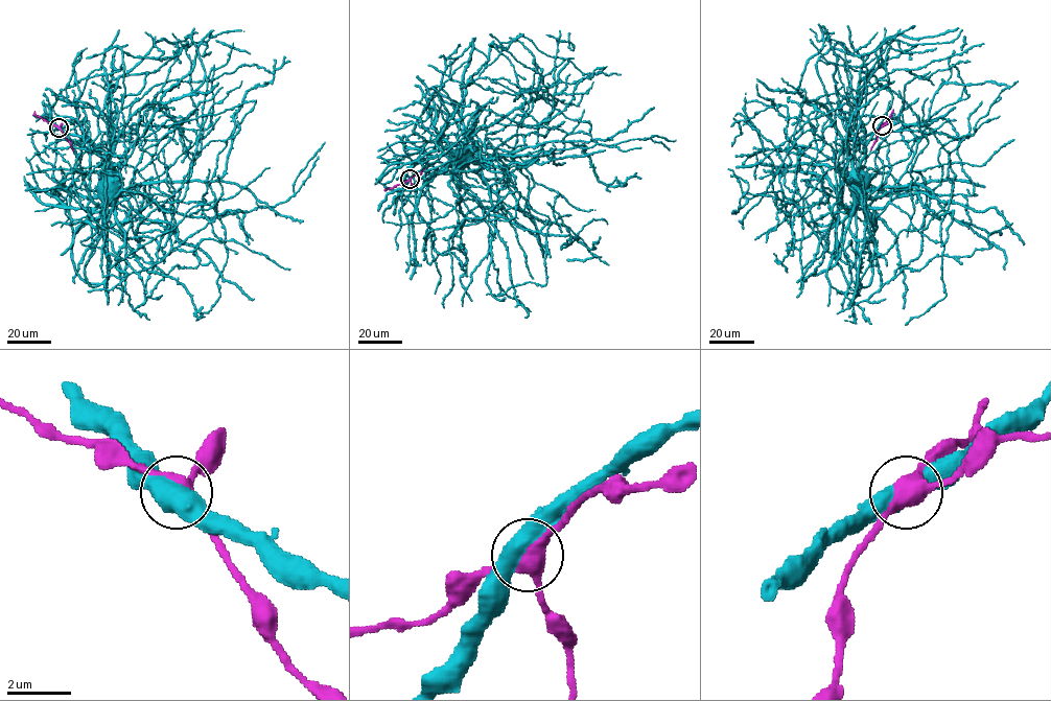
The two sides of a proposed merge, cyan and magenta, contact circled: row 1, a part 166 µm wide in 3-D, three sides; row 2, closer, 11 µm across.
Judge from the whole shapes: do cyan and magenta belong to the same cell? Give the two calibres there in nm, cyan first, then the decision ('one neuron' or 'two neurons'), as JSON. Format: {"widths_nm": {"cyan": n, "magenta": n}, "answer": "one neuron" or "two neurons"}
{"widths_nm": {"cyan": 550, "magenta": 440}, "answer": "one neuron"}

